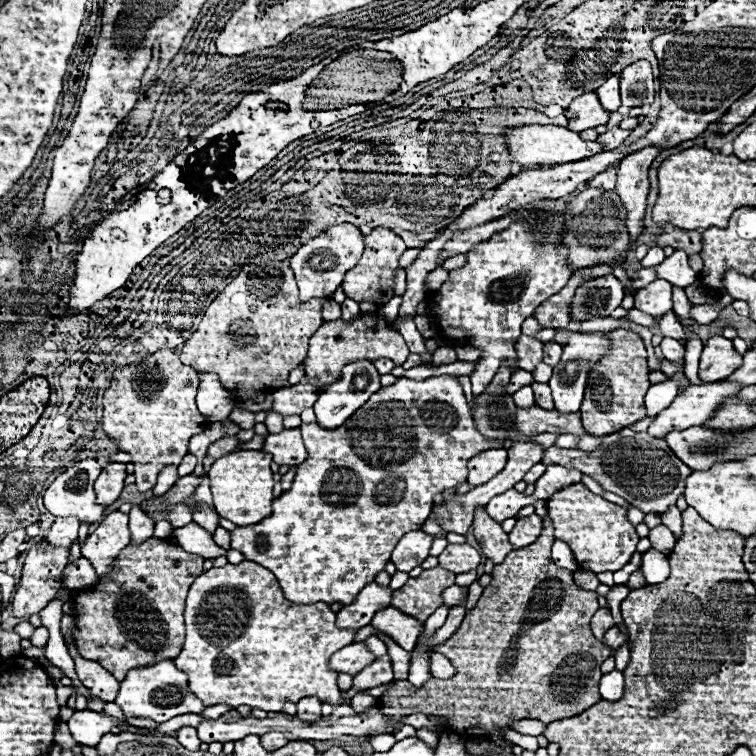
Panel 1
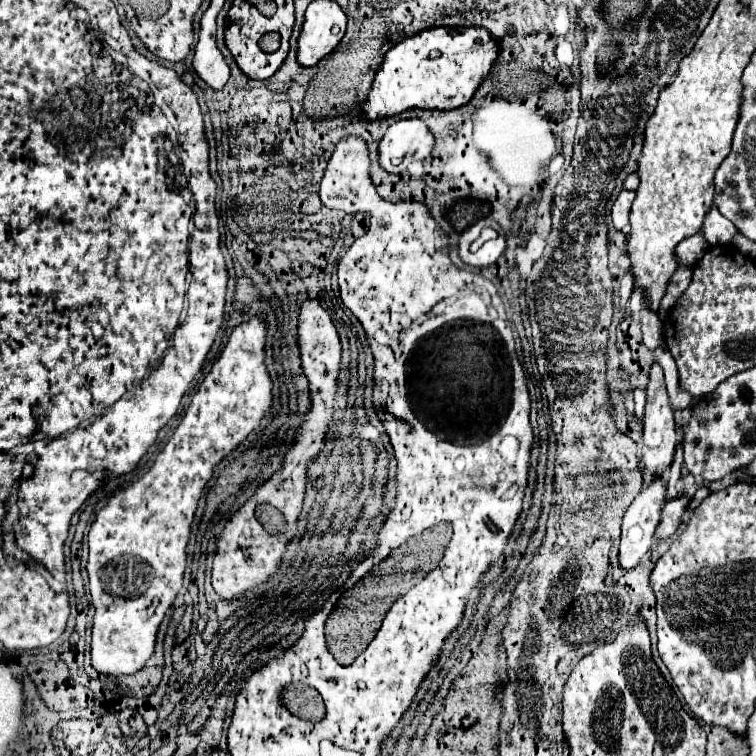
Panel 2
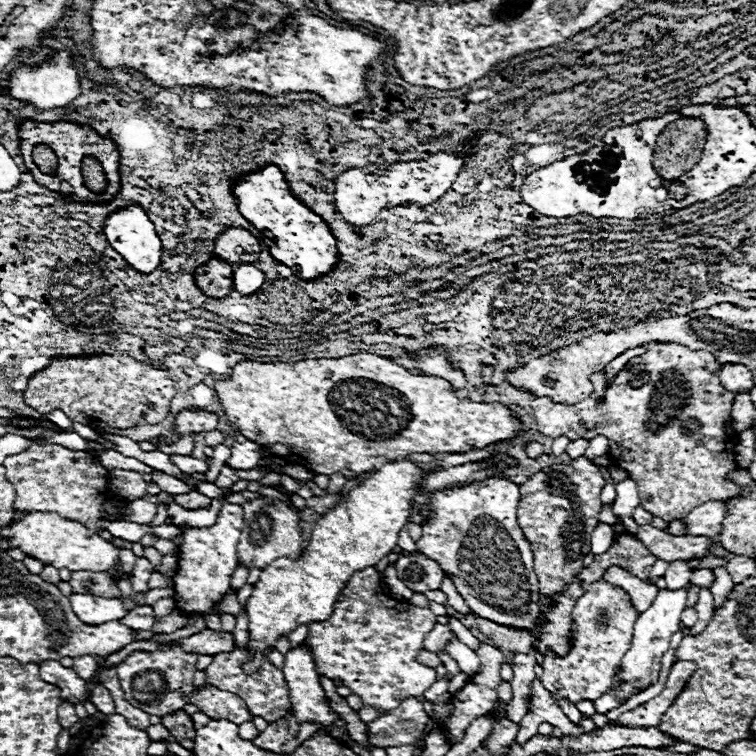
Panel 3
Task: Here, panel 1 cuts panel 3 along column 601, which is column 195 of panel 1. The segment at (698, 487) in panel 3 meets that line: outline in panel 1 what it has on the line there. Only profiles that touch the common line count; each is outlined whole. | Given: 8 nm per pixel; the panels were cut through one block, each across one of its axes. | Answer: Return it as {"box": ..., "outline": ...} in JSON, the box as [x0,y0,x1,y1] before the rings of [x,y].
{"box":[102,348,206,492],"outline":[[[168,348],[158,350],[146,362],[124,366],[114,372],[112,384],[104,392],[104,426],[102,428],[118,444],[122,452],[128,452],[132,456],[132,462],[136,464],[136,470],[134,470],[136,486],[140,492],[148,492],[154,488],[160,470],[166,464],[178,466],[180,460],[188,454],[190,438],[194,434],[202,433],[202,430],[206,428],[206,420],[196,407],[196,381],[199,381],[196,370],[182,364],[178,354]]]}

